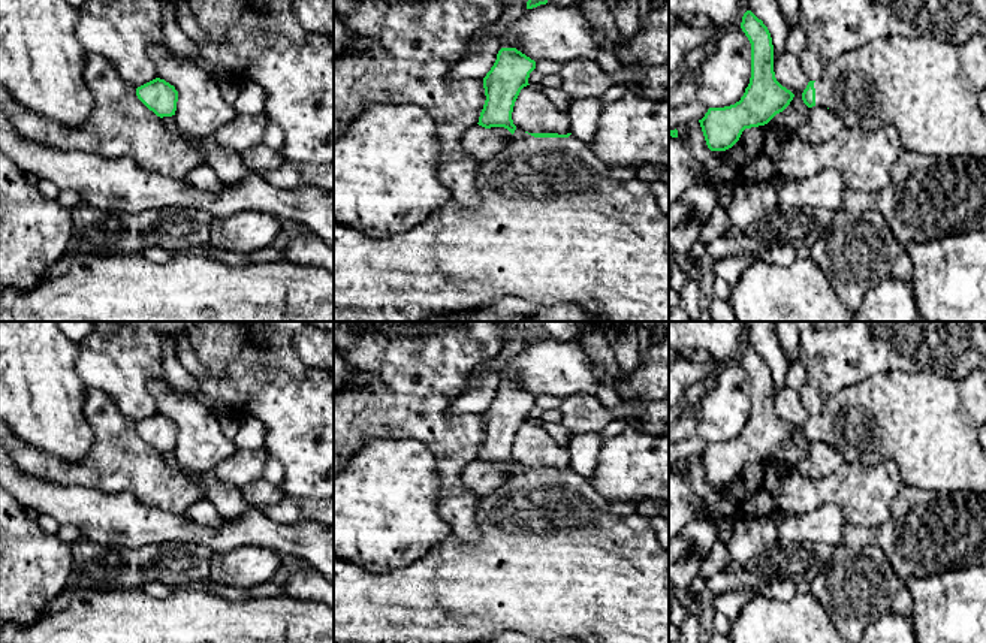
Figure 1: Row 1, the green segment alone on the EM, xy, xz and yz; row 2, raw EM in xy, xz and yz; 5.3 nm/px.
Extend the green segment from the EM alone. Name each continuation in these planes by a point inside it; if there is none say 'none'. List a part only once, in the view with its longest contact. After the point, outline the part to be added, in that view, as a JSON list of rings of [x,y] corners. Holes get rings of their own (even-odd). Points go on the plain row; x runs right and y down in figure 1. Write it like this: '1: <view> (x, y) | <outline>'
1: xz (552, 561) | [[[516,464],[512,476],[492,493],[480,496],[477,508],[477,525],[480,538],[474,543],[464,543],[452,538],[446,543],[432,546],[423,556],[410,565],[391,568],[383,573],[371,573],[361,565],[334,556],[334,643],[488,643],[503,633],[521,633],[534,639],[563,639],[572,637],[582,643],[669,643],[669,550],[666,550],[651,526],[651,517],[640,514],[616,516],[610,511],[609,499],[601,496],[592,484],[573,470],[569,473],[534,473]]]

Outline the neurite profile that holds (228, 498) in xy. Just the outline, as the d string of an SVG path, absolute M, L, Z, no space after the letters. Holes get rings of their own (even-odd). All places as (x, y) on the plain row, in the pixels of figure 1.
M174 450L163 452L162 456L168 465L180 470L193 483L202 483L205 486L205 498L217 508L223 520L236 520L244 514L248 504L244 499L241 487L218 480L212 471L187 471L181 468L175 459Z

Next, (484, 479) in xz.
M477 459L462 471L462 483L467 489L485 496L500 487L512 473L513 470L504 462L485 464Z

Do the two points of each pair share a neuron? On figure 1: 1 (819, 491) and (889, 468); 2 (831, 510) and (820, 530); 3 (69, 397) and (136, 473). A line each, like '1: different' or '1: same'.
1: same
2: same
3: different

